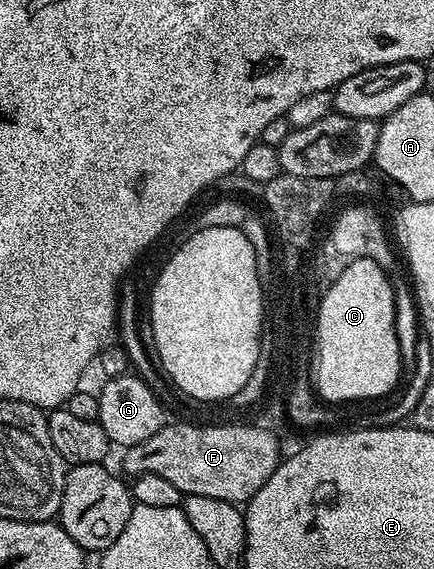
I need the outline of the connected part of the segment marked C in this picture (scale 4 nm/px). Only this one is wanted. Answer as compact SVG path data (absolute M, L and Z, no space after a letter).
M368 258L351 260L343 268L346 269L334 281L329 281L319 302L318 356L312 372L317 395L331 405L341 400L389 397L390 391L399 387L398 375L402 372L402 352L394 329L394 288L386 277L387 269Z

